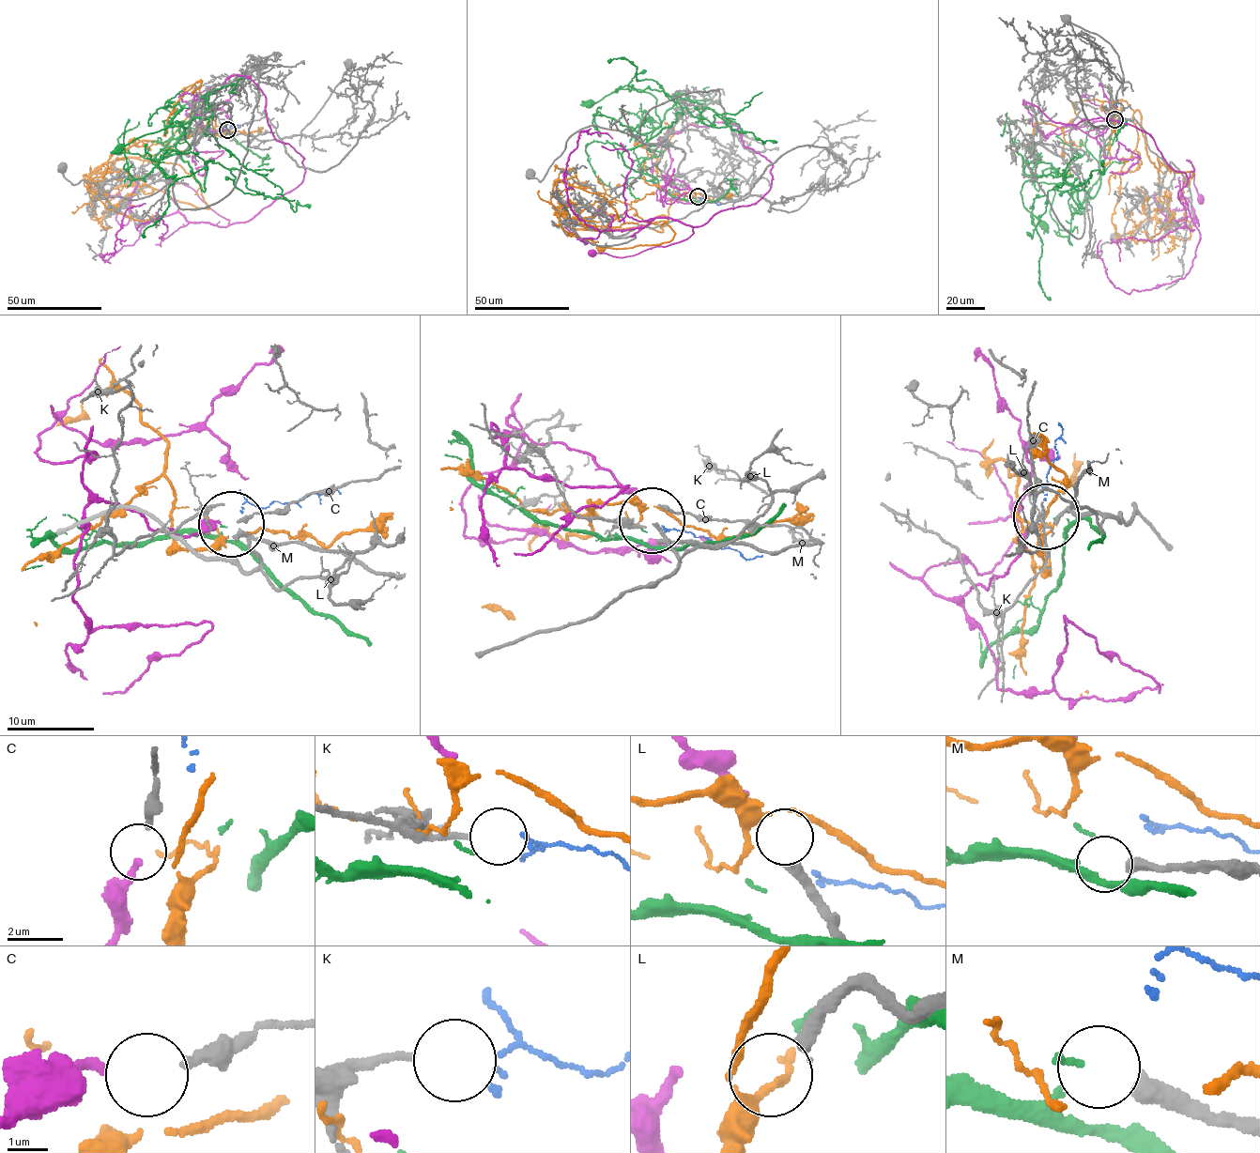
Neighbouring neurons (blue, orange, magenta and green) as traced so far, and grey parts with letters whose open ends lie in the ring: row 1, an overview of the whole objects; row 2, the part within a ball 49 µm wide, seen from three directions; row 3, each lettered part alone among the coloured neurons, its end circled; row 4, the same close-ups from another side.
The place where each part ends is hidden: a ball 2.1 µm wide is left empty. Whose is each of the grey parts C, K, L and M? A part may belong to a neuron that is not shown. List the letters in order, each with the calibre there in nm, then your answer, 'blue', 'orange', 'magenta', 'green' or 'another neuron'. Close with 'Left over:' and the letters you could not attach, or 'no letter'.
C: 280 nm thick; magenta
K: 200 nm thick; blue
L: 400 nm thick; another neuron
M: 420 nm thick; another neuron
Left over: L, M

